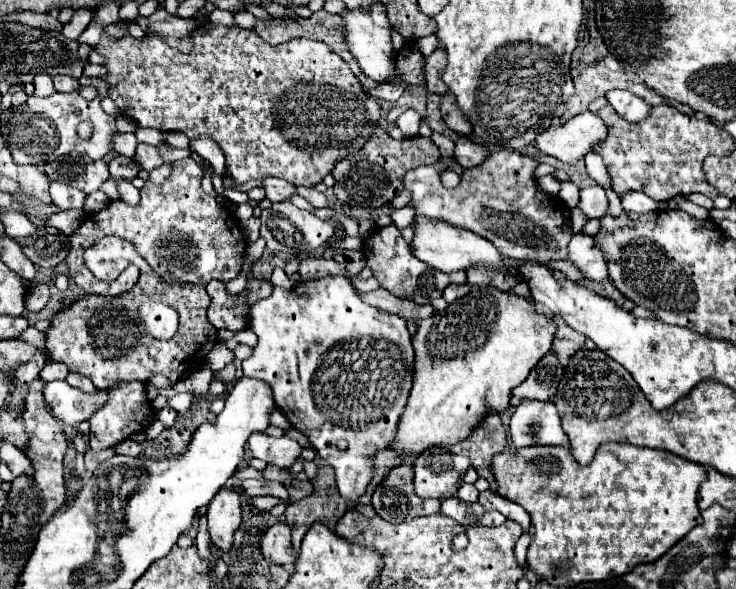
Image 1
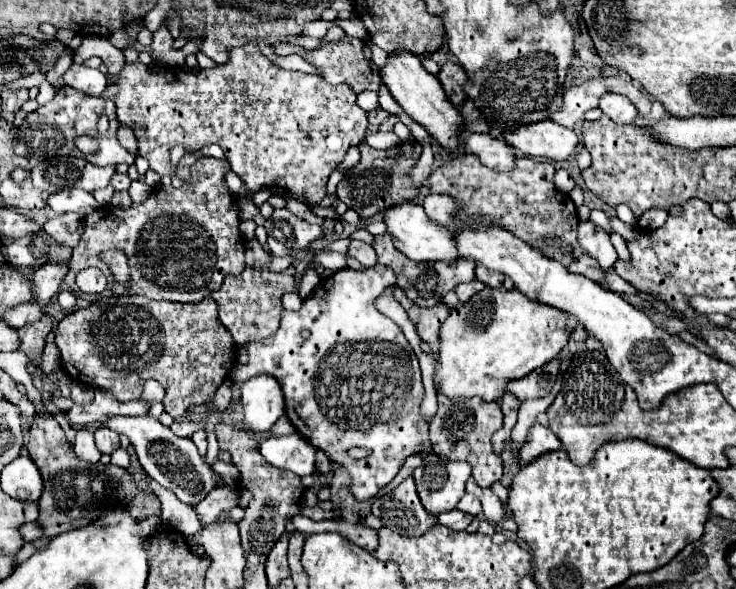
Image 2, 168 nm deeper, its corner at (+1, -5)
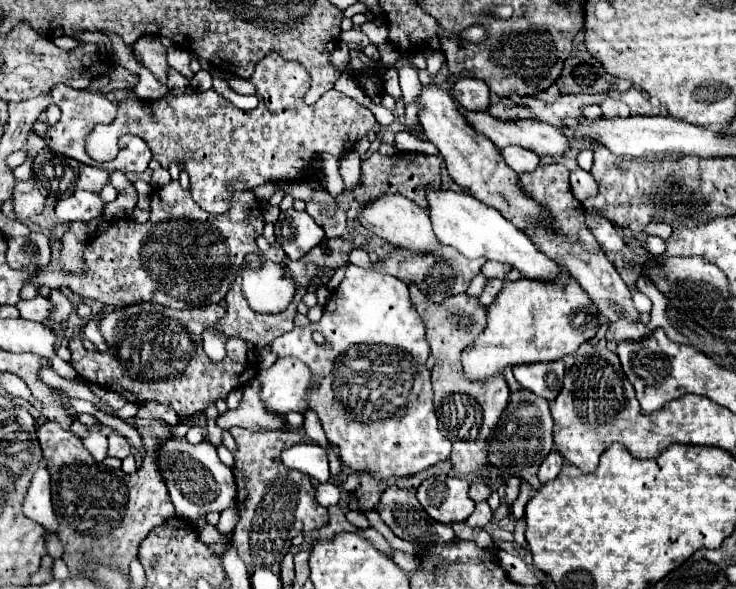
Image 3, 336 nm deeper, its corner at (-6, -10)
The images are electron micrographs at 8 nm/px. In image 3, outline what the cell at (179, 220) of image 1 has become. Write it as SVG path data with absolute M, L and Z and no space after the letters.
M172 180L170 184L158 188L152 196L152 216L146 224L138 224L130 218L120 218L114 220L100 236L90 240L88 252L84 254L88 272L84 276L68 276L68 282L62 282L62 286L70 286L74 294L84 299L98 300L114 308L122 308L134 302L156 302L168 308L182 310L220 302L232 286L232 280L236 278L236 272L242 266L246 254L258 250L254 240L258 234L262 234L264 228L260 204L250 190L232 192L228 204L228 212L220 216L208 214L192 200L190 190L182 190L182 186Z

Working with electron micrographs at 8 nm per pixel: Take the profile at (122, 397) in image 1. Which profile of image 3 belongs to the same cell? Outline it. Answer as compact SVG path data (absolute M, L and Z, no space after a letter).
M112 432L108 436L108 440L110 440L110 444L108 444L108 456L114 456L114 458L122 460L122 458L126 458L130 454L128 440L124 436L120 436L118 432Z

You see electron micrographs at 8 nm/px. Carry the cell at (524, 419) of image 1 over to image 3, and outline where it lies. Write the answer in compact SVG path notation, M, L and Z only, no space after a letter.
M552 450L552 452L544 458L544 462L540 464L540 468L538 468L538 478L540 478L540 482L554 480L554 478L558 476L560 468L562 468L562 462L564 462L564 458L560 456L560 452L558 452L558 450Z

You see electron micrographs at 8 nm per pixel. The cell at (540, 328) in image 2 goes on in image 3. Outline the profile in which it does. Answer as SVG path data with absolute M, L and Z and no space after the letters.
M568 276L568 284L532 284L532 280L506 282L496 300L488 306L488 322L482 334L478 334L472 346L462 350L462 370L468 382L484 382L496 374L504 374L506 366L520 366L532 362L554 362L568 354L574 354L582 342L594 338L598 330L598 308L588 294Z

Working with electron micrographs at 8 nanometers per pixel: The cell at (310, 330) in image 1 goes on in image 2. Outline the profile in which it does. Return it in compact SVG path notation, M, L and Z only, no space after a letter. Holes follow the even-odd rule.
M373 265L369 269L363 269L363 271L353 271L353 269L341 269L337 273L333 273L331 277L327 277L325 281L319 283L319 287L313 291L313 295L303 301L303 307L301 311L283 311L283 317L281 317L281 327L277 333L261 339L259 343L249 343L247 345L247 351L249 351L249 363L247 365L235 365L233 371L231 371L231 381L237 381L237 383L243 383L247 379L251 379L253 375L259 375L259 373L269 373L269 375L275 375L277 381L281 383L283 387L283 393L285 393L285 413L291 421L291 425L307 439L311 441L317 449L325 451L327 457L343 467L349 469L351 473L351 493L355 495L355 499L359 501L367 501L371 497L377 495L379 489L383 489L387 483L393 481L393 477L399 473L399 469L403 467L405 459L409 455L415 455L415 453L431 453L431 441L429 441L429 423L427 419L421 415L421 401L425 397L425 391L423 391L423 383L421 383L421 369L419 369L419 361L417 361L417 355L413 353L411 345L407 343L403 331L399 329L399 325L395 321L391 321L389 317L381 315L375 307L373 307L373 301L389 287L395 287L395 275L393 271L389 271L389 267L385 265ZM351 447L365 447L371 451L371 455L367 455L365 459L351 459L349 457L349 449Z

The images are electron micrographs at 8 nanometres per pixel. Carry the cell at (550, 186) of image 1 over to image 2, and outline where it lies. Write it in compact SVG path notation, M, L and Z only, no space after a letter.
M559 169L559 171L555 173L555 185L557 185L557 189L559 189L561 193L571 193L573 187L575 187L575 181L573 181L573 177L569 175L567 169Z

